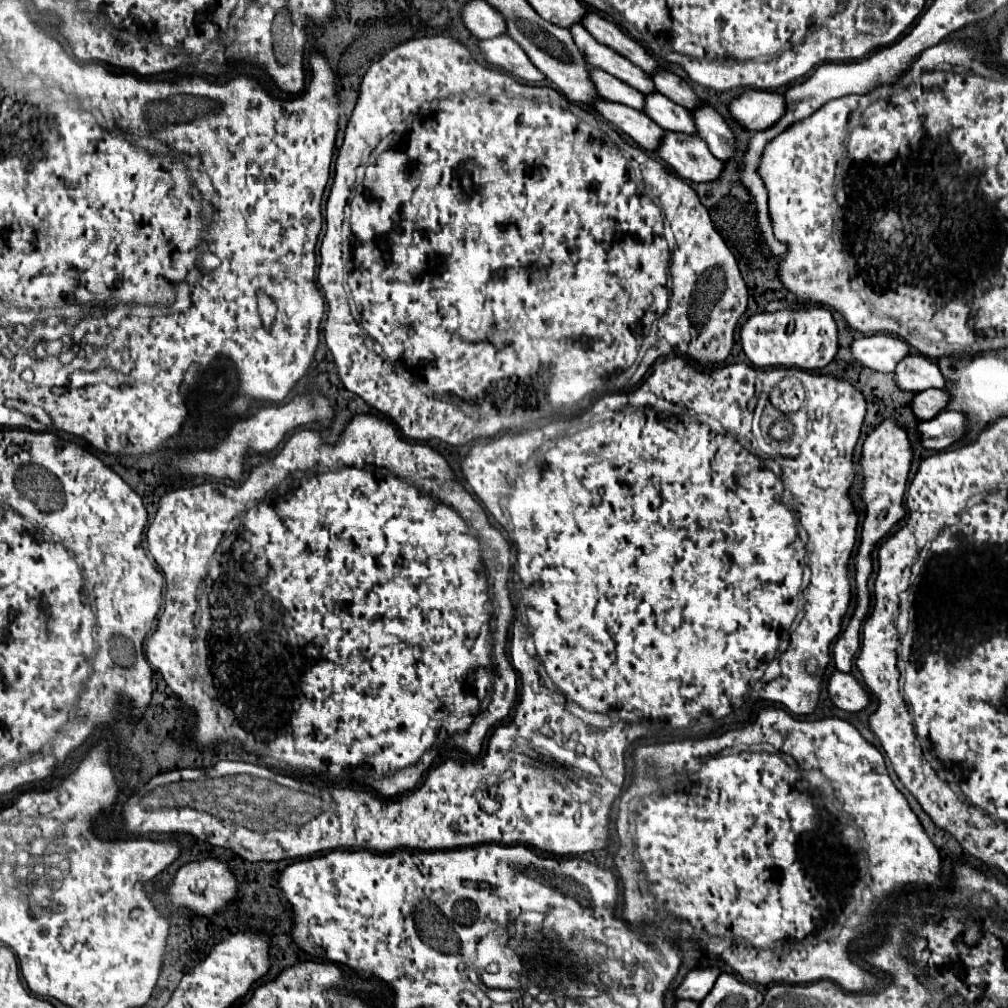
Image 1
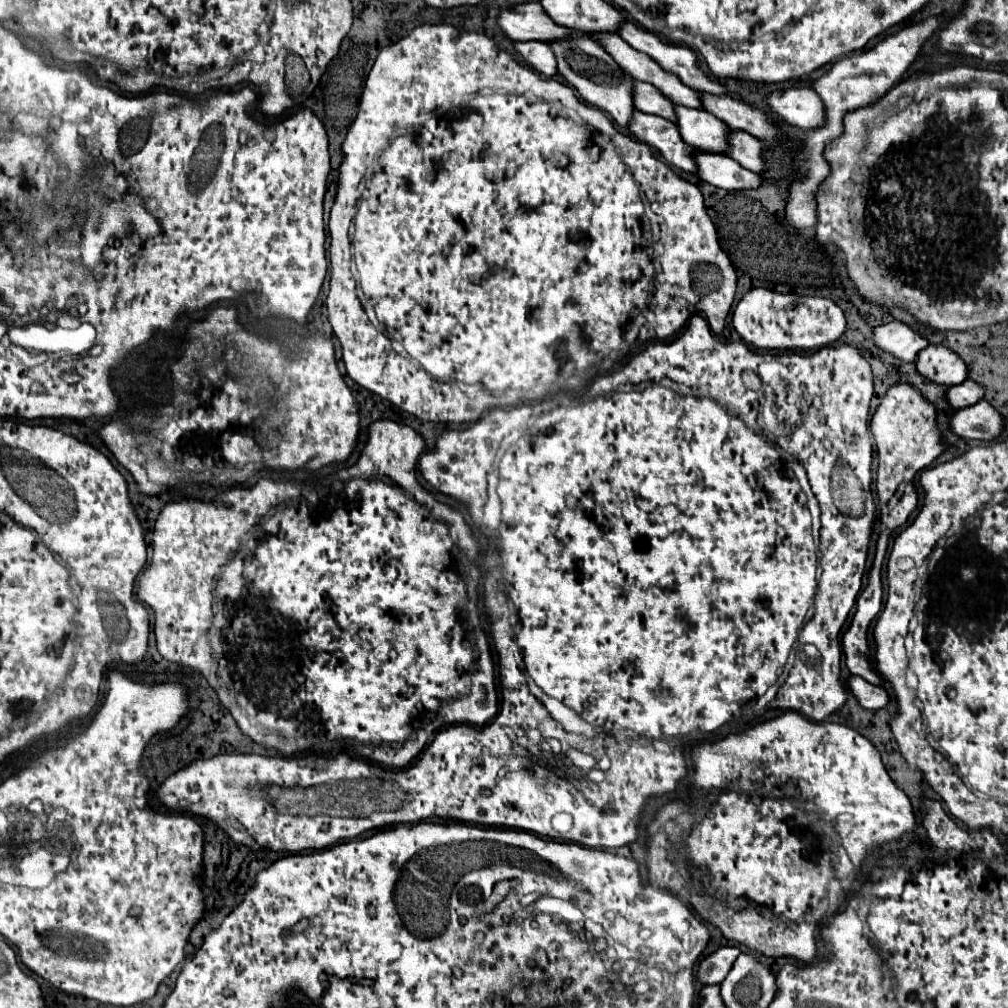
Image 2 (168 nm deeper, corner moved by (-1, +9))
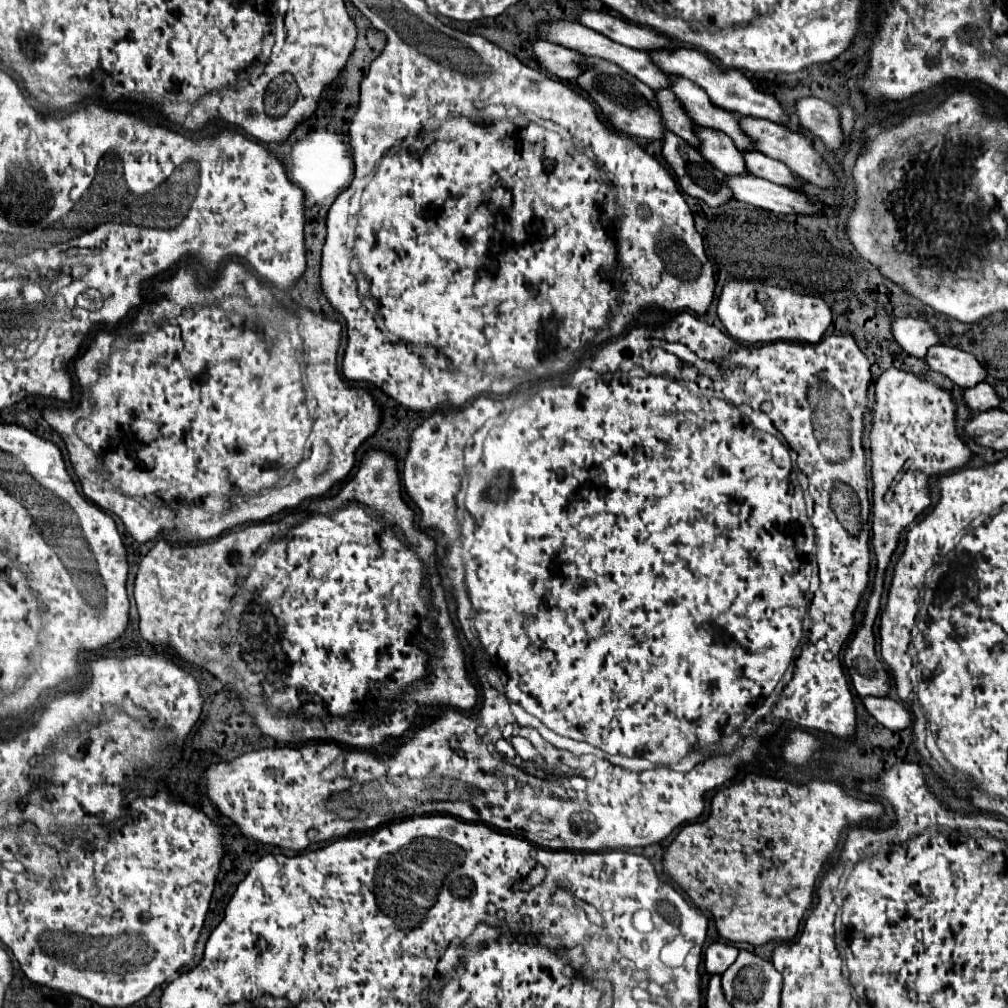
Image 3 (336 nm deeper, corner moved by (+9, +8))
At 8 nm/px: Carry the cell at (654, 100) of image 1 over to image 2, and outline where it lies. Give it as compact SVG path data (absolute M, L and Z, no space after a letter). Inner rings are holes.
M675 105L679 133L685 143L703 153L727 153L731 129L705 109L687 109Z

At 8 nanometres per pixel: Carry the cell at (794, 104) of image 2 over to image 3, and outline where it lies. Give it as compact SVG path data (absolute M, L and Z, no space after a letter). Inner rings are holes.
M801 98L795 102L795 114L799 116L801 130L821 138L831 150L841 146L841 126L833 104L819 98Z

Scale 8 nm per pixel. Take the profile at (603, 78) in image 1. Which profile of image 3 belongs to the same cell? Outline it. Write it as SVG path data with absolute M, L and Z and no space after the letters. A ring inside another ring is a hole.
M657 90L655 98L659 104L659 112L661 112L665 128L697 148L697 138L693 138L693 122L679 108L679 102L677 102L677 98L673 98L671 90Z

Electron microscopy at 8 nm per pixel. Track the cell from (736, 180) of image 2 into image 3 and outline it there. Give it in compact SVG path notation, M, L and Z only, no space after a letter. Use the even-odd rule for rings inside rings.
M751 174L725 176L725 184L731 188L735 200L741 200L765 210L773 210L781 214L801 214L801 212L823 210L819 202L809 202L803 194Z

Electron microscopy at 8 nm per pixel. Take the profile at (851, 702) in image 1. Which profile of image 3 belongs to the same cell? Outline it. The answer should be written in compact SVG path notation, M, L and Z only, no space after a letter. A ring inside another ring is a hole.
M877 696L863 698L863 704L877 722L881 722L885 728L889 728L893 732L903 730L911 724L911 714L901 704L897 704L895 700L887 698L887 696L885 698L877 698Z

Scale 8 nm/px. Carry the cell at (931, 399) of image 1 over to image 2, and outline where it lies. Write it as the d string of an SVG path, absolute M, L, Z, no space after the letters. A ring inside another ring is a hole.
M967 379L961 385L949 387L949 391L947 391L947 397L949 397L949 403L951 403L953 409L971 407L971 405L979 403L983 399L983 395L985 395L983 385L975 383L973 379Z

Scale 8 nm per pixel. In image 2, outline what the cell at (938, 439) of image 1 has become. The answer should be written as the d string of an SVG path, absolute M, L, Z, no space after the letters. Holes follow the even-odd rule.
M985 399L977 405L959 409L951 417L951 427L959 437L977 439L977 441L993 441L1003 431L1003 417L1001 413L989 405Z

